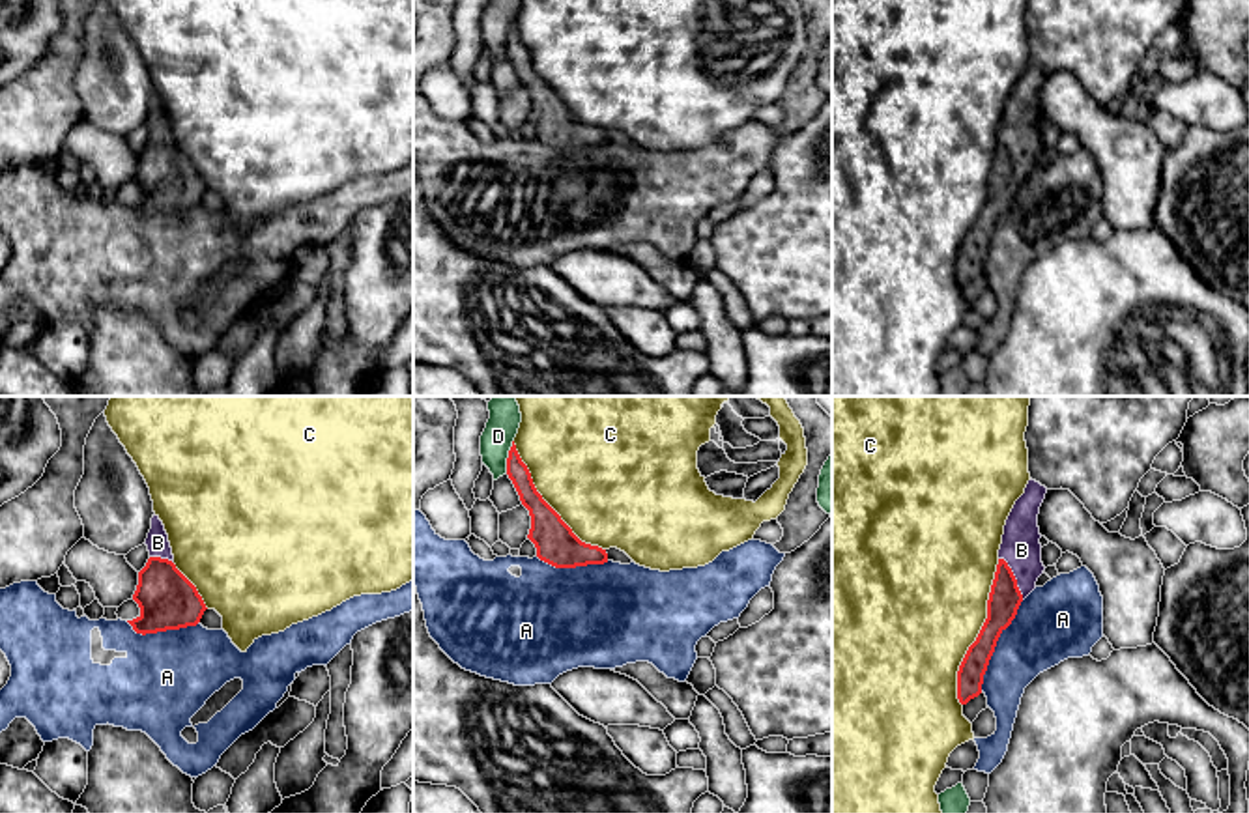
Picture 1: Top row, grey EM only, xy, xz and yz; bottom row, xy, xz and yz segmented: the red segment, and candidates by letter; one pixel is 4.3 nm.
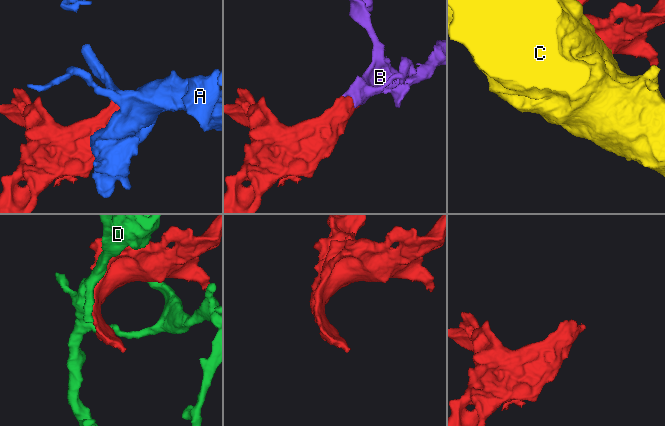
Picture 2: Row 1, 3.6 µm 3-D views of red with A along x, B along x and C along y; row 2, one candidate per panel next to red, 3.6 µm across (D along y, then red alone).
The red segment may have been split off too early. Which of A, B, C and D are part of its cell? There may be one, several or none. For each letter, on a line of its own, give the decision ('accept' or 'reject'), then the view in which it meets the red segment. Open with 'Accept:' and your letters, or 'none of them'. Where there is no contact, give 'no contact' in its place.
Accept: B
A: reject; contact in yz
B: accept; contact in yz
C: reject; contact in yz
D: reject; contact in xz

